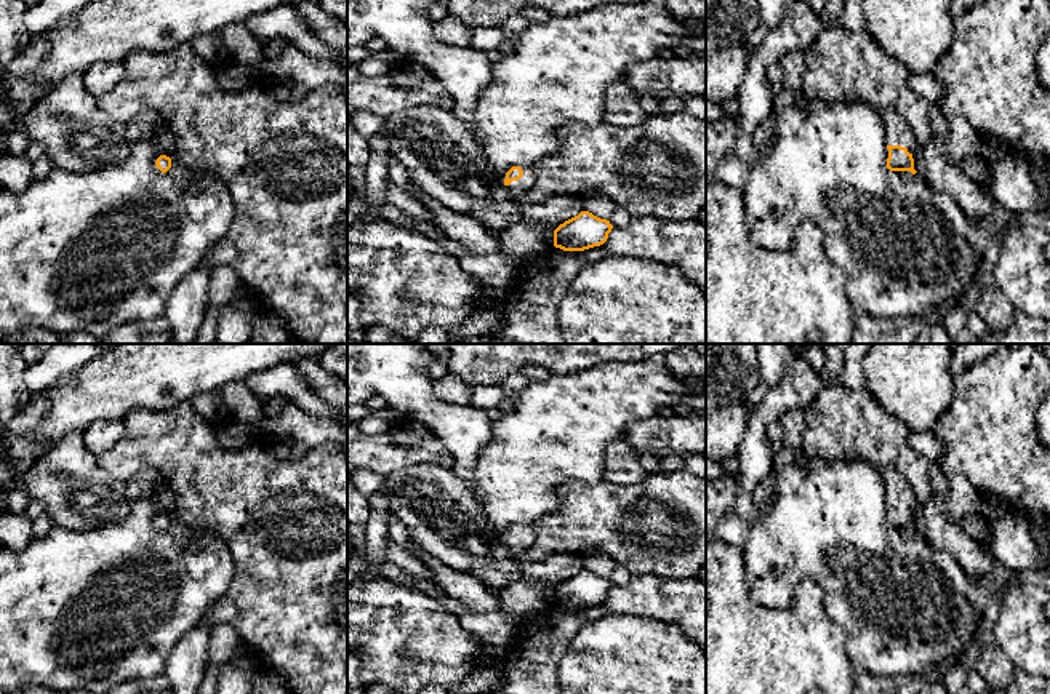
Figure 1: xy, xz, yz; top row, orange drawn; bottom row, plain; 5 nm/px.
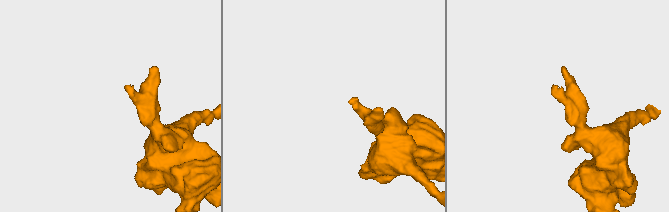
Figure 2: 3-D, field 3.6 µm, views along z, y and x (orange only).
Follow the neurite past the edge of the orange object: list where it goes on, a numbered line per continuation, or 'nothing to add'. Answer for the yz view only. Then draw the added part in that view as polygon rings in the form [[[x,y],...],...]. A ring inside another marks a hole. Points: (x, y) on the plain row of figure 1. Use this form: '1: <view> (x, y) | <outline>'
1: yz (897, 490) | [[[885,467],[882,475],[885,481],[887,502],[906,505],[908,510],[914,513],[919,502],[909,483],[893,467]]]

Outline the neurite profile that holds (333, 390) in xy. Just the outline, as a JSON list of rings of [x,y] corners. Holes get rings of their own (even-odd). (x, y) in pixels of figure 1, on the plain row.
[[[315,357],[295,361],[309,389],[327,405],[343,411],[347,408],[347,382],[322,368]]]

